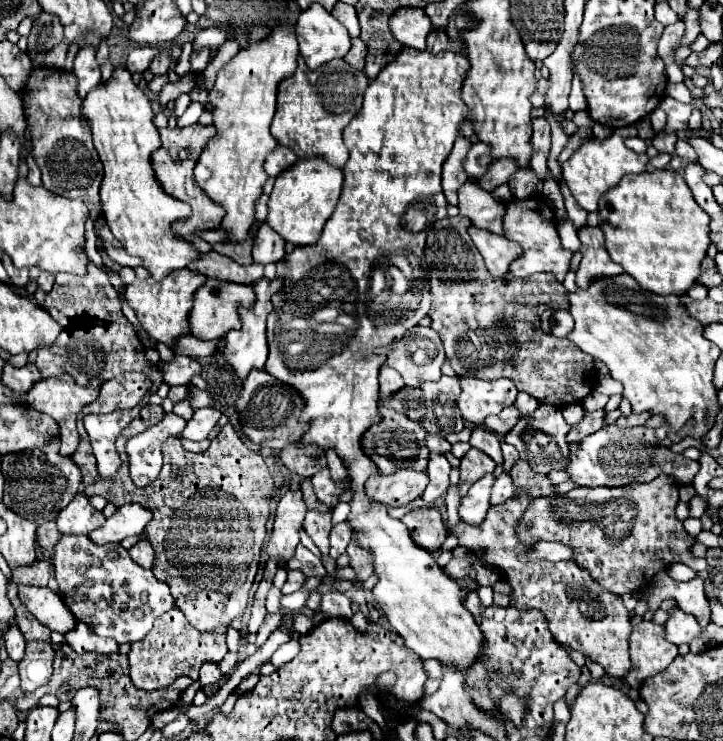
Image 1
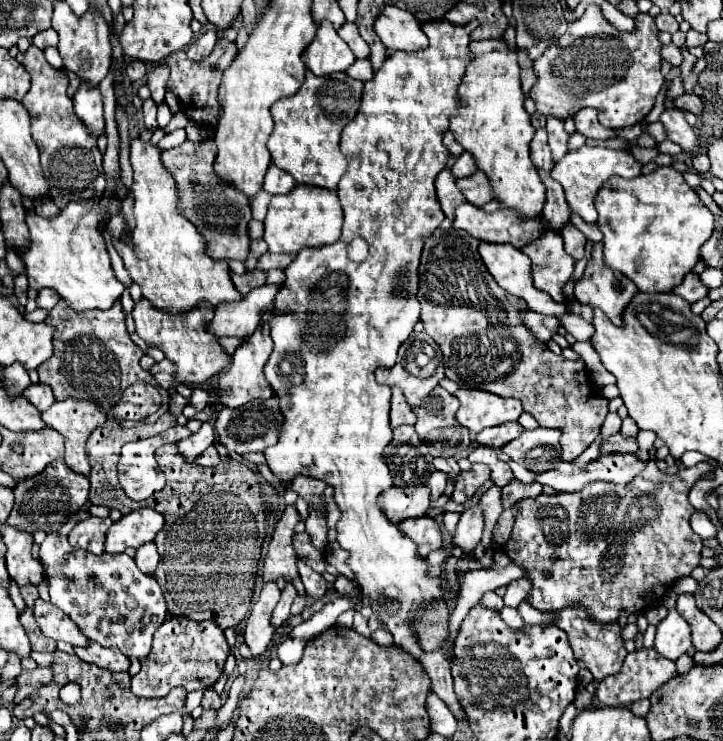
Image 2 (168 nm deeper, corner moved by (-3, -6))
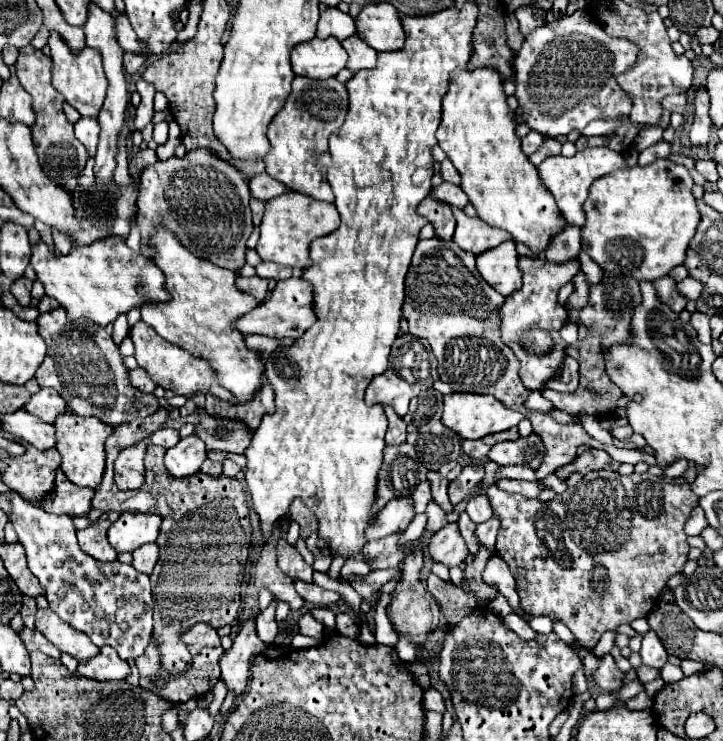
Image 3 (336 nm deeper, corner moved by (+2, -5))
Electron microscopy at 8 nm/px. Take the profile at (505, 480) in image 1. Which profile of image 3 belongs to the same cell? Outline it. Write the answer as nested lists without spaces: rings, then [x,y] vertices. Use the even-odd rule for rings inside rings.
[[[477,495],[467,503],[467,515],[473,523],[483,523],[493,515],[493,507],[489,505],[487,495]]]

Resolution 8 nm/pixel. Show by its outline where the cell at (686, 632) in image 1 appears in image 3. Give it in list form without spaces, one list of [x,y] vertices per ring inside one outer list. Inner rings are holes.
[[[649,629],[645,635],[643,635],[643,645],[641,645],[641,659],[645,665],[649,667],[655,667],[655,669],[661,669],[669,655],[661,643],[661,639],[657,637],[657,633],[653,633],[653,629]]]

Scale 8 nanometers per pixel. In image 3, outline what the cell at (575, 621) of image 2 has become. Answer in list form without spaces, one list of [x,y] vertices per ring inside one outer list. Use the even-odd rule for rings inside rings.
[[[603,655],[603,657],[597,657],[599,659],[599,667],[597,671],[593,673],[593,679],[595,683],[605,689],[605,691],[615,691],[621,687],[623,683],[623,673],[619,671],[619,667],[615,665],[613,657],[611,655]]]

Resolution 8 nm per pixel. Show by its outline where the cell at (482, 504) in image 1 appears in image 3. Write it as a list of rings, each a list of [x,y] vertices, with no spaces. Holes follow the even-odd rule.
[[[447,523],[443,529],[433,533],[431,543],[429,543],[429,553],[431,553],[433,561],[441,561],[447,567],[461,565],[467,559],[469,551],[467,551],[467,543],[459,531],[459,525]]]

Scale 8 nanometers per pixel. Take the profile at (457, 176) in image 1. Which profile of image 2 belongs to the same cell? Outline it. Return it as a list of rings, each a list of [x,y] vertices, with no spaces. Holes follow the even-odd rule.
[[[442,170],[438,174],[438,178],[436,178],[436,198],[438,198],[438,204],[444,212],[444,216],[452,220],[456,206],[462,204],[464,198],[462,198],[462,192],[458,190],[456,180],[454,180],[450,170]]]

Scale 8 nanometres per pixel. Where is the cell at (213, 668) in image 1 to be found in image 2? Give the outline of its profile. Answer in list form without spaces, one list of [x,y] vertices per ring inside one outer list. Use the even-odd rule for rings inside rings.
[[[208,688],[206,692],[204,692],[204,698],[202,698],[202,708],[204,710],[208,710],[208,708],[212,708],[212,710],[218,710],[222,706],[222,702],[220,702],[220,696],[212,690],[212,688]]]

